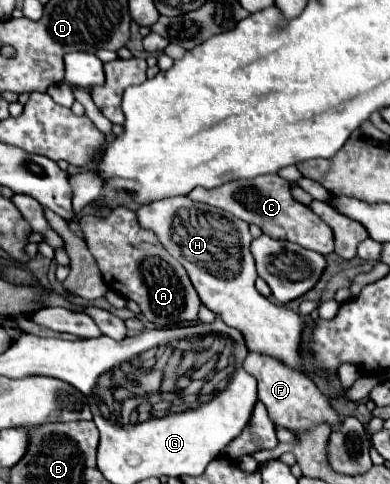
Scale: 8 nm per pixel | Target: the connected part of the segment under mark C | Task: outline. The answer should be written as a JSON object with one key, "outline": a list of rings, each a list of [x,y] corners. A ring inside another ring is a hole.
{"outline":[[[278,174],[258,176],[252,180],[234,180],[214,190],[198,186],[188,194],[188,198],[228,210],[234,216],[246,220],[248,224],[258,224],[260,230],[272,238],[300,244],[302,248],[314,250],[318,254],[328,254],[330,250],[334,250],[334,234],[330,226],[326,226],[308,206],[296,202],[290,194],[290,184]]]}

